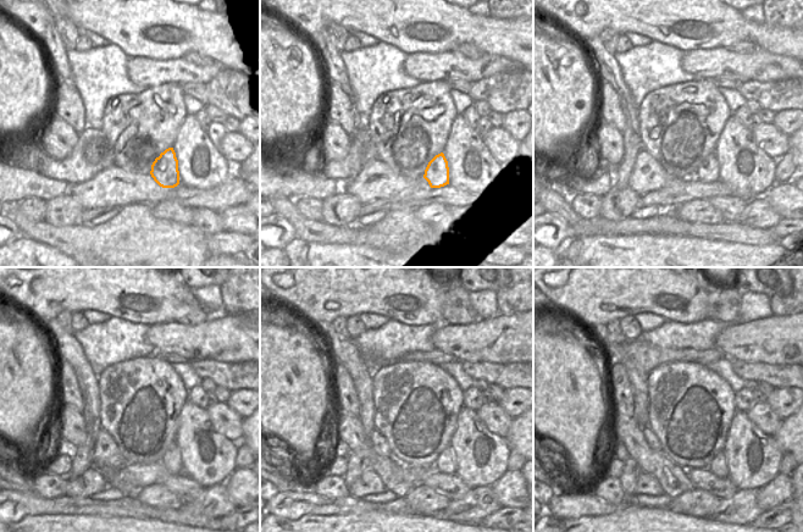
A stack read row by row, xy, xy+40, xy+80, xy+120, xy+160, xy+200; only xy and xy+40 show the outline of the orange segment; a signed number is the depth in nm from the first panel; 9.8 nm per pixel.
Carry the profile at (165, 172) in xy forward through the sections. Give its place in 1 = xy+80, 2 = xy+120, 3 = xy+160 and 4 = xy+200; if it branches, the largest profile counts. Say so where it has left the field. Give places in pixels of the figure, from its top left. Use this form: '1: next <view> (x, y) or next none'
1: next xy+80 (709, 171)
2: next xy+120 (171, 460)
3: next xy+160 (446, 463)
4: next xy+200 (718, 465)

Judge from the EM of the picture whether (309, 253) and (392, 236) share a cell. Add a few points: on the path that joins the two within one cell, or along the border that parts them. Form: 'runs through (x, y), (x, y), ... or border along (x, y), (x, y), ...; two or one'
border along (320, 244), (366, 244), (377, 249); two

